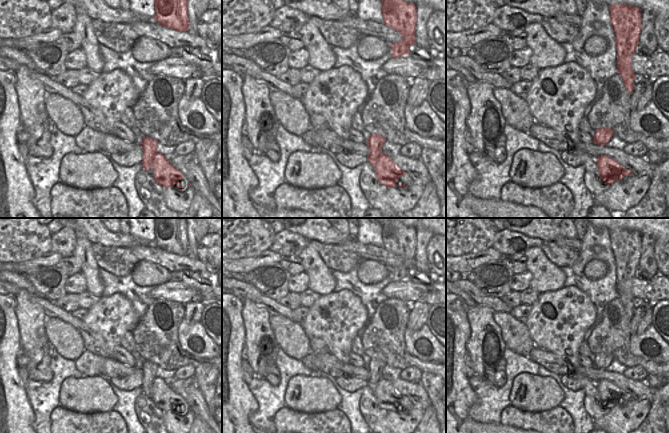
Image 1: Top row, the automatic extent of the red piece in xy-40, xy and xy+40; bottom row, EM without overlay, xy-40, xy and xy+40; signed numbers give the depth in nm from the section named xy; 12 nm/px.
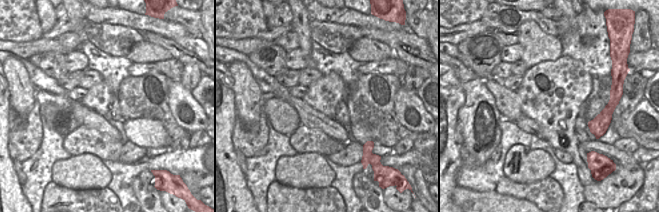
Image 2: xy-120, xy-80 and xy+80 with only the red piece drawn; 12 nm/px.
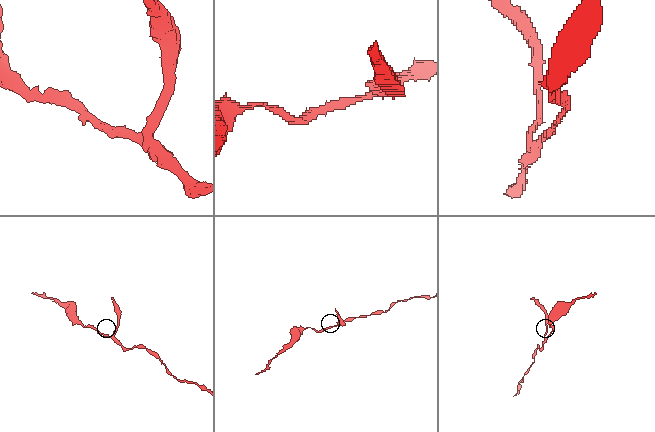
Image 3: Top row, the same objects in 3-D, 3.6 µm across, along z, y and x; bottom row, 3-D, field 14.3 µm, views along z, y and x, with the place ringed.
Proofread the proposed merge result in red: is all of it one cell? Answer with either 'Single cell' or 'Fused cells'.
Fused cells

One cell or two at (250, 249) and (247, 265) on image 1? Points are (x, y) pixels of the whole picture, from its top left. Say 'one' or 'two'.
two

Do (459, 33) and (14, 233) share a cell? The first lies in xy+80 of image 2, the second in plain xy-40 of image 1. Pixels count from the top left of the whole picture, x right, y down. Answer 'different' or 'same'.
different

